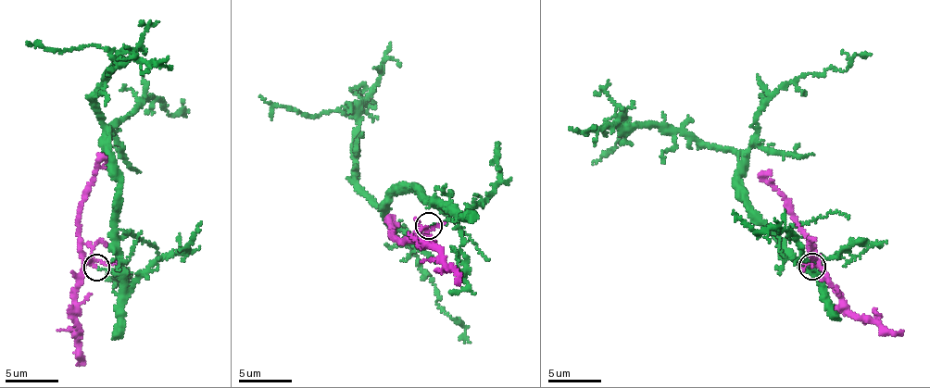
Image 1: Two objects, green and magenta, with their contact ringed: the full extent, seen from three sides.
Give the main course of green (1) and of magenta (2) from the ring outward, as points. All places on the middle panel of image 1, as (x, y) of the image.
1: (430, 227), (451, 212), (406, 187), (372, 201), (356, 181), (364, 105), (314, 116), (260, 95)
2: (428, 226), (419, 234), (454, 272), (459, 285)

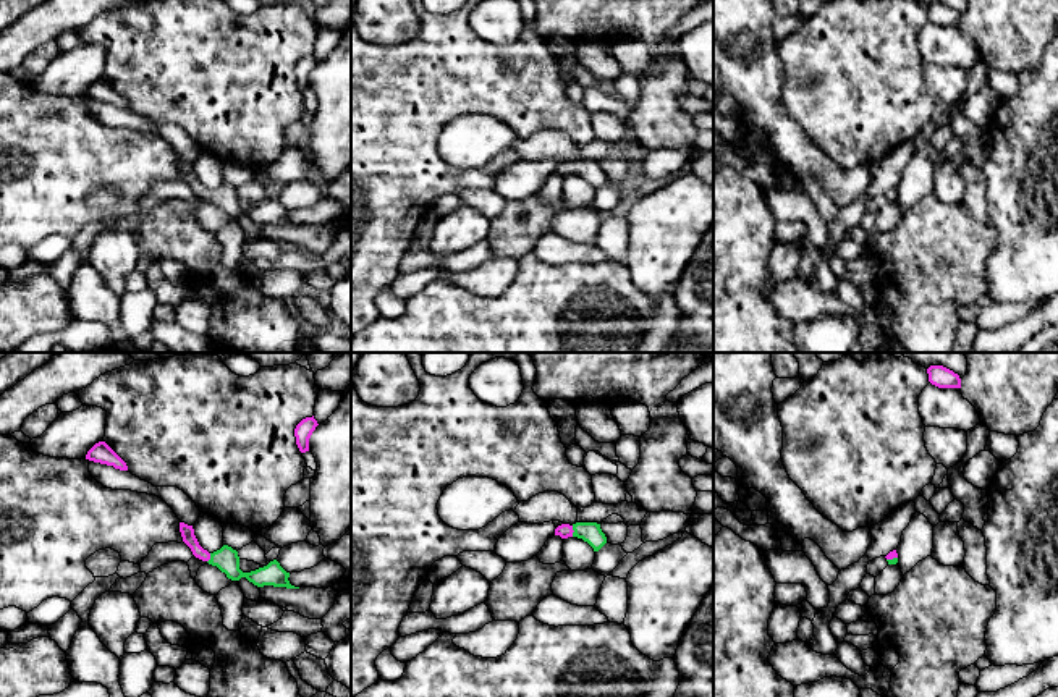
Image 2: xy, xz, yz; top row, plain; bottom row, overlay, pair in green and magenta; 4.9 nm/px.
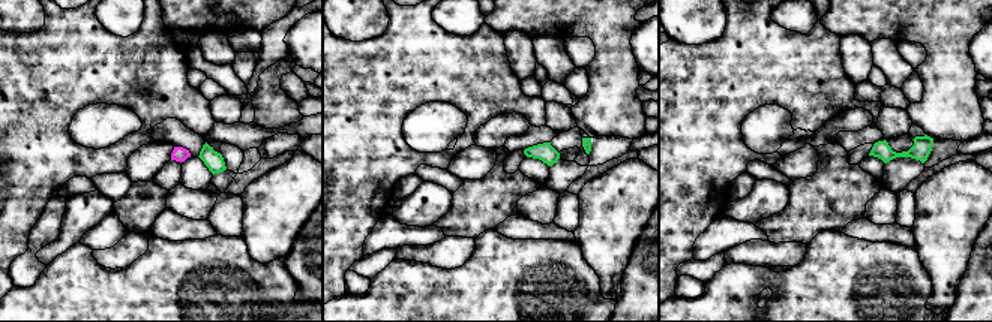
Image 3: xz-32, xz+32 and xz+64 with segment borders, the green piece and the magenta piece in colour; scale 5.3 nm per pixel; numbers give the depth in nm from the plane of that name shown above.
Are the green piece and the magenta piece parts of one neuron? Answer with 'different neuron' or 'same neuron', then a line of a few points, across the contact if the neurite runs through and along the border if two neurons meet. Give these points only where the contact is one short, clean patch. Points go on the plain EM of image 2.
different neuron

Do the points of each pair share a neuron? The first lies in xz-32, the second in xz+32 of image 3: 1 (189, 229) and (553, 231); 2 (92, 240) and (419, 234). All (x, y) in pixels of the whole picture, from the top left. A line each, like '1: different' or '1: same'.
1: same
2: same

